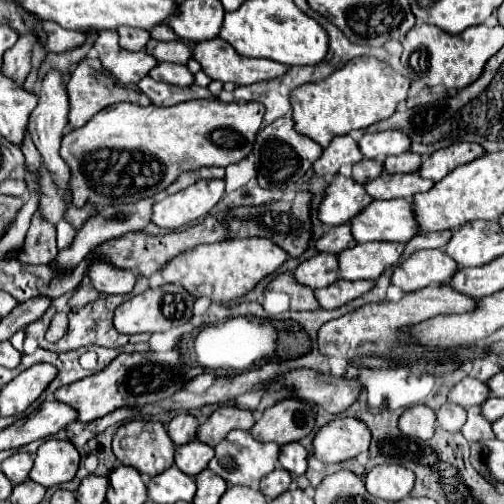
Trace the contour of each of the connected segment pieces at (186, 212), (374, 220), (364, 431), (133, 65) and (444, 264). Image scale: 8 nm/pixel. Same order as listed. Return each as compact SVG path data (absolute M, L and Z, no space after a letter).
M223 179L197 181L195 185L175 195L167 195L163 201L155 203L151 223L171 231L181 229L191 221L197 221L199 217L207 215L217 205L223 193L225 193Z
M389 199L373 201L351 221L357 243L365 241L401 241L407 243L419 235L419 223L411 201Z
M353 417L335 419L319 429L313 441L315 457L323 463L339 463L367 451L371 443L369 427Z
M101 31L95 45L99 59L107 71L111 71L123 85L137 85L155 65L155 57L145 51L129 53L119 47L119 35L115 31Z
M423 249L395 267L391 283L405 293L411 293L449 281L457 269L457 261L453 261L443 249Z

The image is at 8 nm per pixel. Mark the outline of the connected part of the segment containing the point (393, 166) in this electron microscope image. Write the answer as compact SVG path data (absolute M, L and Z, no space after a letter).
M411 151L385 159L387 173L415 173L419 171L419 167L421 167L421 155L411 153Z

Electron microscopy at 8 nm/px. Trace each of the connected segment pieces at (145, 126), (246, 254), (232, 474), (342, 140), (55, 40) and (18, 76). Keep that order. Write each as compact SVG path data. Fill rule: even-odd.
M219 99L185 101L171 107L111 105L85 127L63 137L61 157L71 167L73 205L135 203L165 191L185 171L237 163L253 151L263 113L265 107L255 101L223 103Z
M227 239L221 243L199 245L167 263L161 271L165 281L185 287L193 297L207 297L215 303L227 303L249 293L261 279L275 273L287 259L287 253L269 239Z
M237 429L231 431L217 447L215 447L215 457L209 463L209 469L213 473L217 473L219 477L223 477L229 485L247 485L247 487L255 487L259 489L259 481L275 471L279 467L279 453L281 447L277 443L263 443L253 439L253 435L249 431Z
M341 135L335 137L327 149L323 149L323 155L313 163L313 171L321 177L333 177L341 165L355 165L361 159L363 153L359 151L357 141L351 135Z
M41 21L41 25L47 31L47 43L45 43L45 49L47 51L65 53L65 51L71 51L71 49L81 47L87 41L85 33L77 33L77 31L71 31L71 29L63 29L61 25L57 25L53 21Z
M33 33L19 35L17 43L5 51L3 57L3 75L21 83L31 71L31 55L37 45L37 37Z

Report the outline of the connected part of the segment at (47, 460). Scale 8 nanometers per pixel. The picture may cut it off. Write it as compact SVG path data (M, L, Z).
M45 441L35 455L31 479L43 487L55 487L75 477L79 467L79 453L71 441Z

